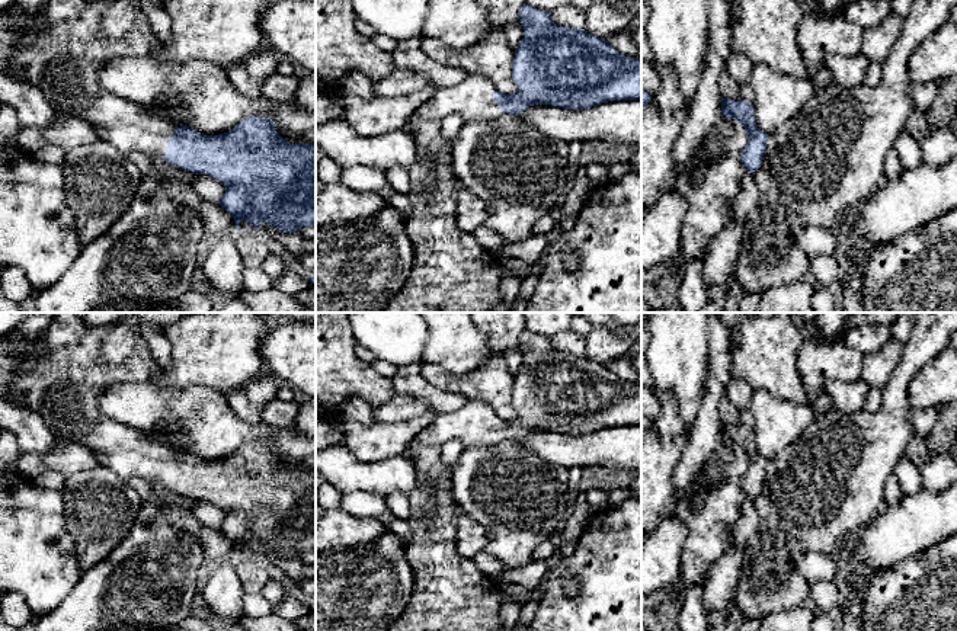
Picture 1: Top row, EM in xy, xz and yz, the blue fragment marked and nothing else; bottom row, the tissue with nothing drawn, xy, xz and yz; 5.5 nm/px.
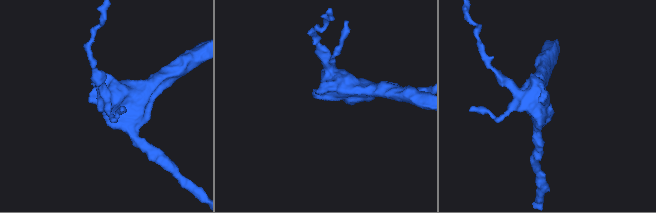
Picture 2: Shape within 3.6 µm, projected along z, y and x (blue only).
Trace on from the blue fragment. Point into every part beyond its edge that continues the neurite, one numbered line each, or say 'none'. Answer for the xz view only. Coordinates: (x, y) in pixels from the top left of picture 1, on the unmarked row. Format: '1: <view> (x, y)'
1: xz (471, 425)

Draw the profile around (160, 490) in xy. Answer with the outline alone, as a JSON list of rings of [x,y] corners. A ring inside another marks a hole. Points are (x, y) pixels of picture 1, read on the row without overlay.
[[[157,481],[150,486],[154,496],[161,497],[167,505],[179,506],[189,512],[192,512],[195,503],[198,502],[192,497],[182,496],[179,491],[169,490],[164,484]]]

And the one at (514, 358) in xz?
[[[518,347],[518,349],[505,350],[502,355],[508,365],[509,372],[512,375],[516,375],[524,363],[524,355],[521,349]]]

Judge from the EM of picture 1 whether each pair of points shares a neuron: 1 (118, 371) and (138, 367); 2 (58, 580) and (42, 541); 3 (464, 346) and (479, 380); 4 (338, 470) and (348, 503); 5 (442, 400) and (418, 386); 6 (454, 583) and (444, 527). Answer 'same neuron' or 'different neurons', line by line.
1: same neuron
2: same neuron
3: different neurons
4: different neurons
5: same neuron
6: same neuron

